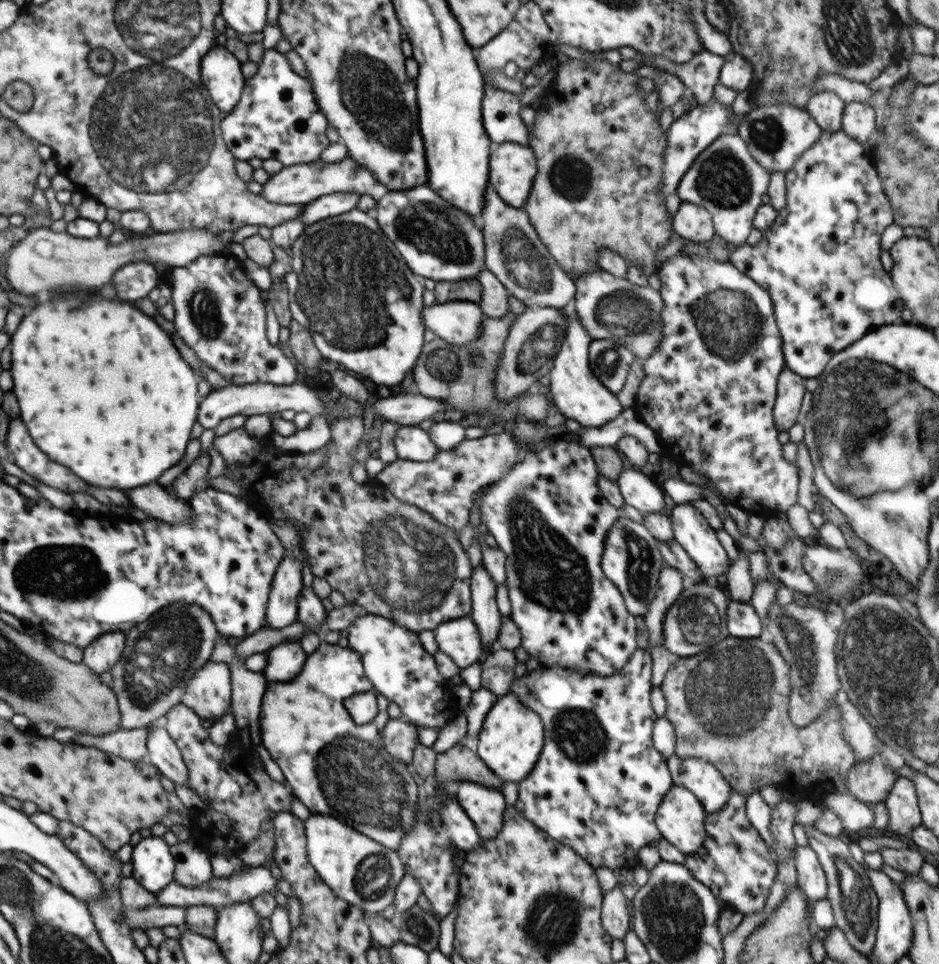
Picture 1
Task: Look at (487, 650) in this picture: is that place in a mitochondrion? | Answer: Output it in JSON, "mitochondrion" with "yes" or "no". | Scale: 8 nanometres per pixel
{"mitochondrion":"no"}

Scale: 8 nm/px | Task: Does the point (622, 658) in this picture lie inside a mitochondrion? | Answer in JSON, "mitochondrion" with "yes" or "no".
{"mitochondrion":"no"}

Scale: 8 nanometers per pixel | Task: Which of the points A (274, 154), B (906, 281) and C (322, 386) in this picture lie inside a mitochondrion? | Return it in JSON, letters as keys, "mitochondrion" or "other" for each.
{"A":"other","B":"other","C":"other"}

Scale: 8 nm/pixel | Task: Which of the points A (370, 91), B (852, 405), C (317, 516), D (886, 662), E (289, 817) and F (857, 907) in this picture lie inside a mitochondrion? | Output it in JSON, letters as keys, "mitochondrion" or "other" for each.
{"A":"mitochondrion","B":"mitochondrion","C":"other","D":"mitochondrion","E":"other","F":"mitochondrion"}

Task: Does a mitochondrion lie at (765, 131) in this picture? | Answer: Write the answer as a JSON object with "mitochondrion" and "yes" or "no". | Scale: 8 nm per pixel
{"mitochondrion":"yes"}

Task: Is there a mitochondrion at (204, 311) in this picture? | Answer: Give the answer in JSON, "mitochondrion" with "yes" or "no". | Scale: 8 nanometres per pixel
{"mitochondrion":"yes"}

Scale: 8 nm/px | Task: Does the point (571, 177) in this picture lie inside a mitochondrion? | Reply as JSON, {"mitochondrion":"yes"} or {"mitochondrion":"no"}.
{"mitochondrion":"yes"}

